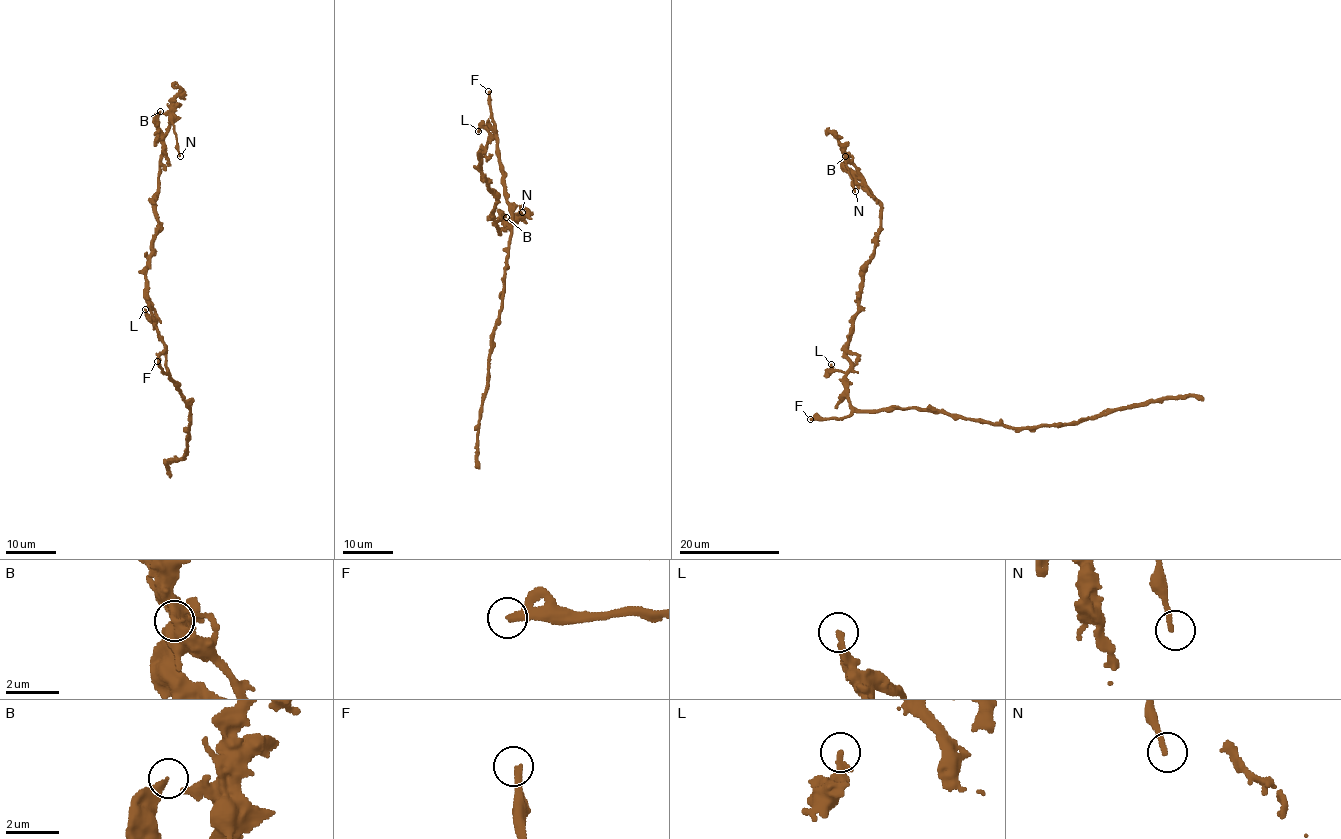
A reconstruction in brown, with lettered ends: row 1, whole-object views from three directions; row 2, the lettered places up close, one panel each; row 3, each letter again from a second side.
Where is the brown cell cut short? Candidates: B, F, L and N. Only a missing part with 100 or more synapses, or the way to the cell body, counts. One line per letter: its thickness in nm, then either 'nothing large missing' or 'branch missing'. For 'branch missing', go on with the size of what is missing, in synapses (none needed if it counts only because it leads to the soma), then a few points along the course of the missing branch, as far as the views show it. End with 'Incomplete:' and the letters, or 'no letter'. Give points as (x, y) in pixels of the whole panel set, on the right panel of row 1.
B: calibre 200 nm; nothing large missing
F: calibre 320 nm; branch missing; 200 synapses
L: calibre 220 nm; nothing large missing
N: calibre 190 nm; nothing large missing
Incomplete: F

